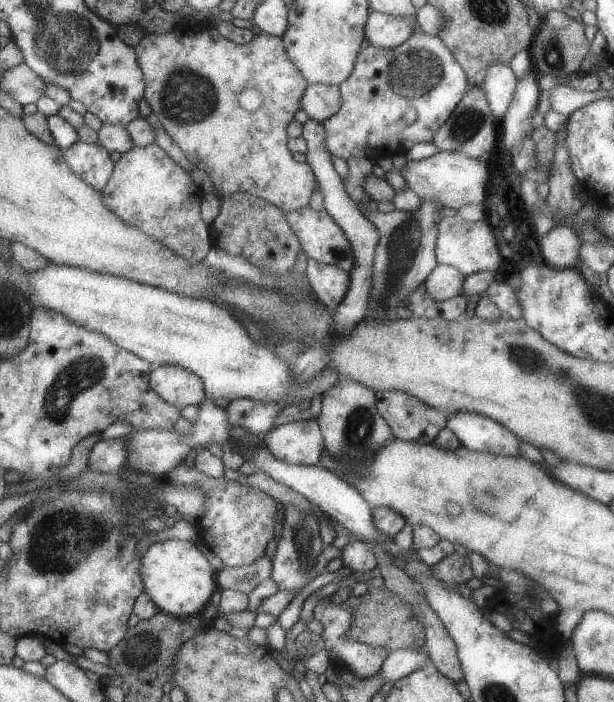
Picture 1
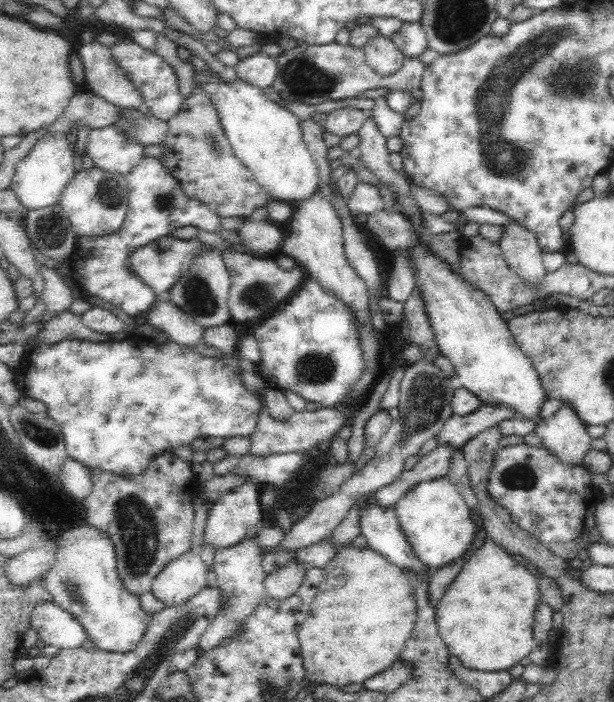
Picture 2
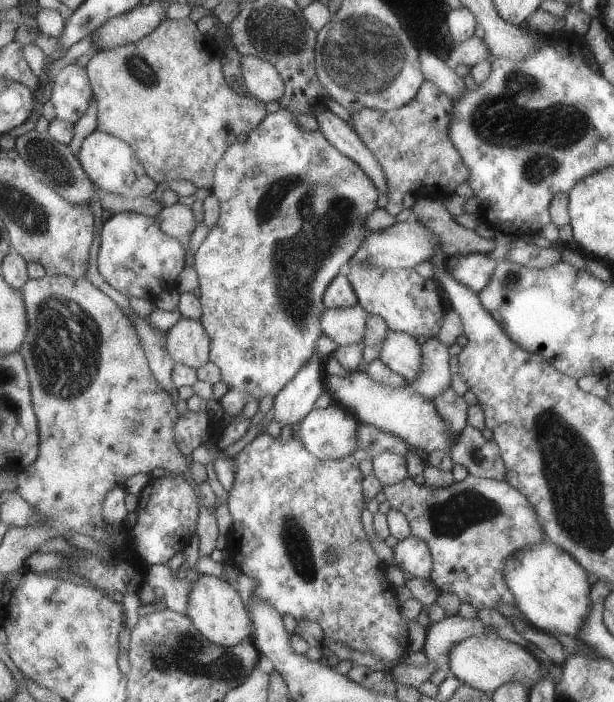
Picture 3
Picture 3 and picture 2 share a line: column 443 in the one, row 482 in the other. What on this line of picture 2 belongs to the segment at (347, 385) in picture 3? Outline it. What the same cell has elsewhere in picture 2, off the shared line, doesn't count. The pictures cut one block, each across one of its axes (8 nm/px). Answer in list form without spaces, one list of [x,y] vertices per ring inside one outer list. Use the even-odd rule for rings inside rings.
[[[447,476],[415,484],[398,499],[394,509],[414,554],[431,570],[458,560],[470,548],[479,523]]]

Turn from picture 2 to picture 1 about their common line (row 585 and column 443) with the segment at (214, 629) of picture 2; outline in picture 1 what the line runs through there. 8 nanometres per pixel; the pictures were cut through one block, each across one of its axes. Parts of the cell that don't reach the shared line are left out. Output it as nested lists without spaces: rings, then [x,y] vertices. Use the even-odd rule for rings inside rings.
[[[458,214],[440,218],[436,256],[437,264],[452,266],[464,276],[484,270],[497,270],[503,260],[498,252],[498,240],[494,237],[490,225],[486,221],[464,220]]]

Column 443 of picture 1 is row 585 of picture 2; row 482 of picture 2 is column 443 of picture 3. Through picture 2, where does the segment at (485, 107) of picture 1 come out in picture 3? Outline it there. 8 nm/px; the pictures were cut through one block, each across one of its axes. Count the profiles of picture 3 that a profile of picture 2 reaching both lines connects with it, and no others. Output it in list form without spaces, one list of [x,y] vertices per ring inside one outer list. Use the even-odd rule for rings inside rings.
[[[426,79],[418,94],[400,108],[384,112],[364,107],[351,114],[352,128],[385,172],[389,188],[385,209],[391,215],[402,212],[406,192],[415,196],[446,198],[469,180],[469,168],[449,135],[453,102],[437,84]]]

